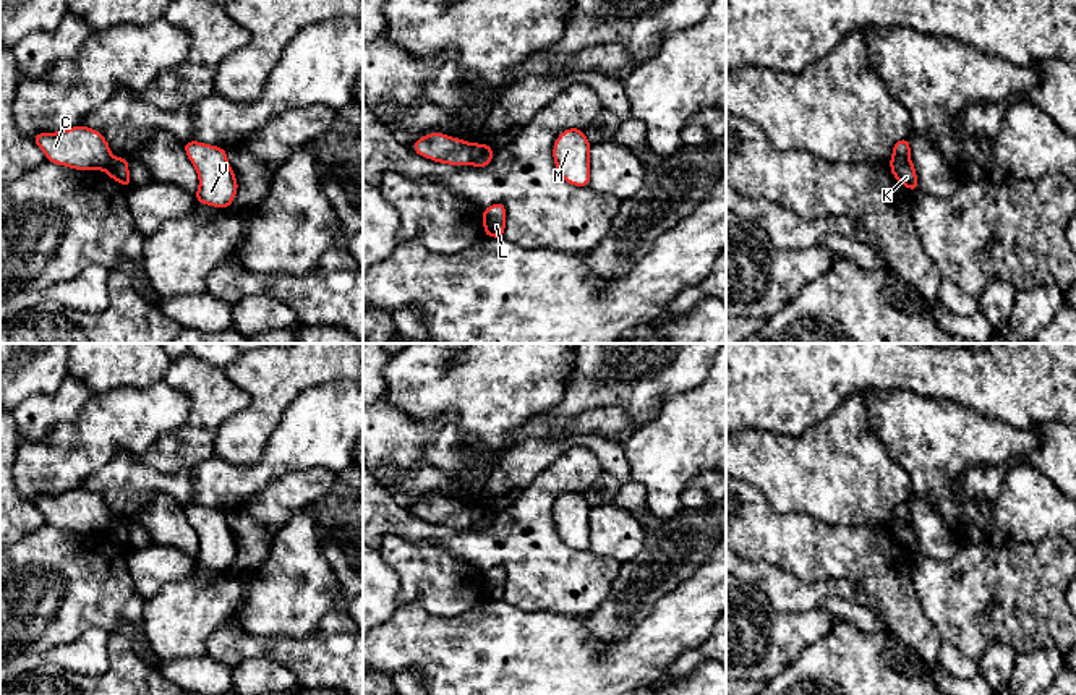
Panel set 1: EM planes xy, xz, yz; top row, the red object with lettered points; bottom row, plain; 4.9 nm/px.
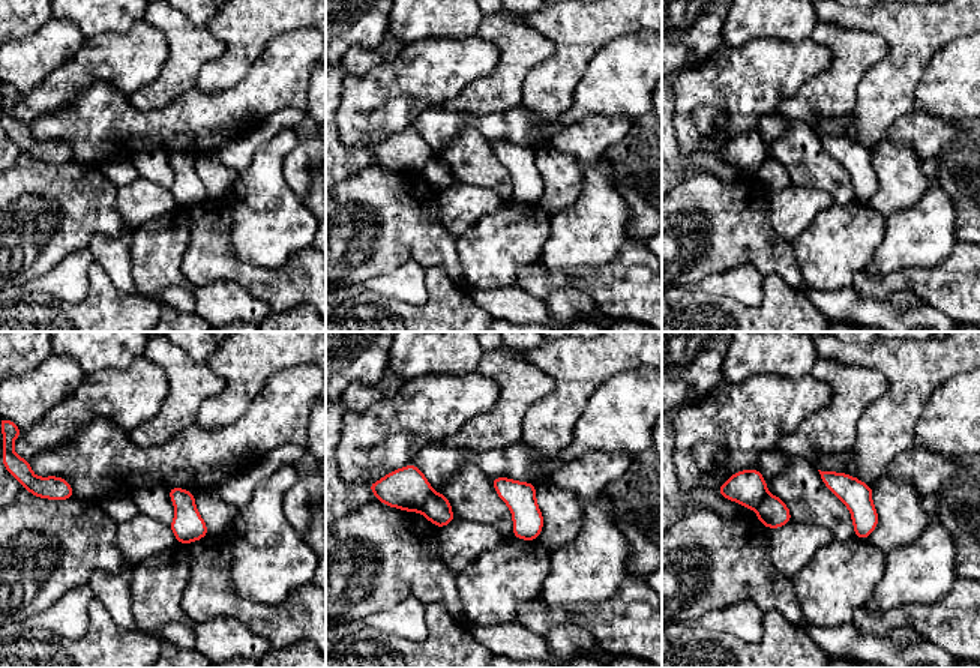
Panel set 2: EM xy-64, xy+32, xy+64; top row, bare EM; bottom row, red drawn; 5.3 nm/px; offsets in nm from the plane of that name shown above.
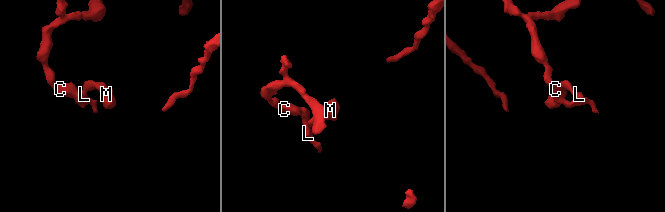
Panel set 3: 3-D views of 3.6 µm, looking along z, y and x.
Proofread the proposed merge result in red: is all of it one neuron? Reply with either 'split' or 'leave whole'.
split

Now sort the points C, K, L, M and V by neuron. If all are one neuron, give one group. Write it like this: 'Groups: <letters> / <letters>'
Groups: C / K L M V

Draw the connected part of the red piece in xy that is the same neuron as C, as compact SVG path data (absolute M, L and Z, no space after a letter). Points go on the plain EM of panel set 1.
M83 488L58 496L37 496L32 504L44 514L47 523L76 533L105 533L112 520L104 499Z

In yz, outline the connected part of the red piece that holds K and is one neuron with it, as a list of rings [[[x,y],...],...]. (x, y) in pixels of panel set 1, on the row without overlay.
[[[891,522],[890,531],[891,531],[893,539],[899,546],[912,552],[914,556],[917,556],[917,538],[916,538],[916,530],[912,528],[911,523]]]

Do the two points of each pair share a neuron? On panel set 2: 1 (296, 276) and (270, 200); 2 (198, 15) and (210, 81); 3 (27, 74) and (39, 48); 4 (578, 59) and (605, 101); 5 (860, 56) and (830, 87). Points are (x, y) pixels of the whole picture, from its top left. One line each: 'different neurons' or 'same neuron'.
1: different neurons
2: different neurons
3: same neuron
4: different neurons
5: same neuron

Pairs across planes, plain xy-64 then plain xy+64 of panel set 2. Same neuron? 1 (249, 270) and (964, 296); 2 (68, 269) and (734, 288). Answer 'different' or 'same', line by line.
1: same
2: same

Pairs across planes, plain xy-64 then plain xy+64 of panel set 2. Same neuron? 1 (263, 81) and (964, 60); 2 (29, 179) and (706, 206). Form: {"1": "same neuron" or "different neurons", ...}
{"1": "same neuron", "2": "same neuron"}

